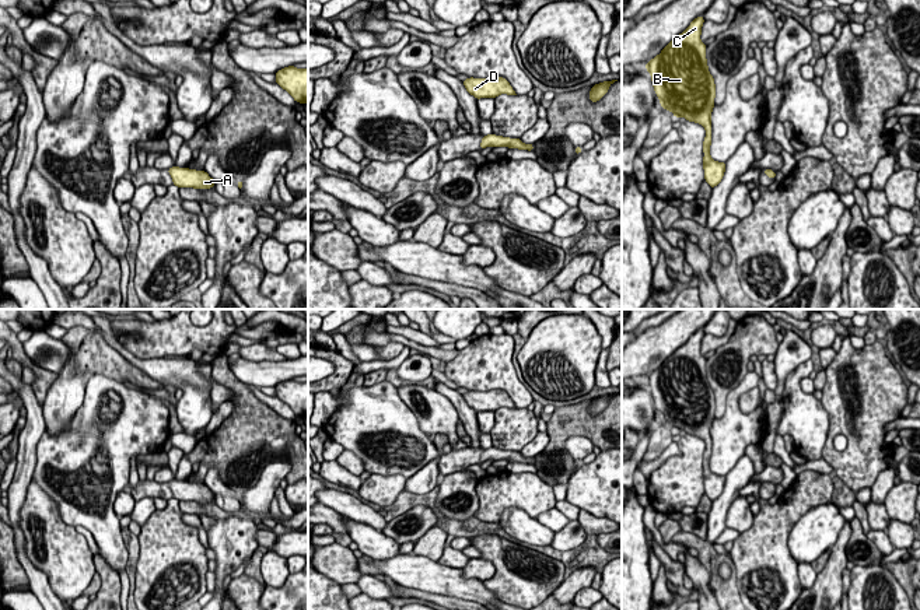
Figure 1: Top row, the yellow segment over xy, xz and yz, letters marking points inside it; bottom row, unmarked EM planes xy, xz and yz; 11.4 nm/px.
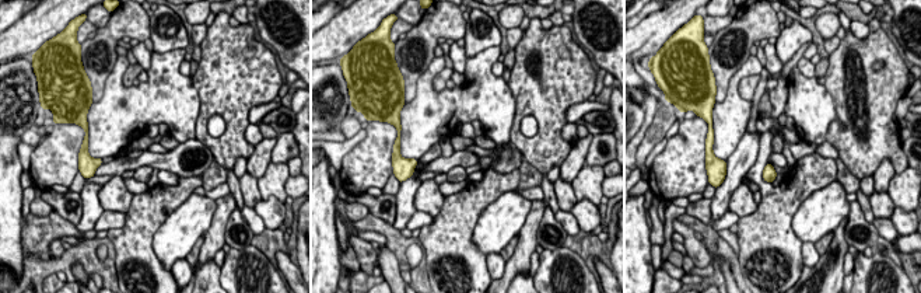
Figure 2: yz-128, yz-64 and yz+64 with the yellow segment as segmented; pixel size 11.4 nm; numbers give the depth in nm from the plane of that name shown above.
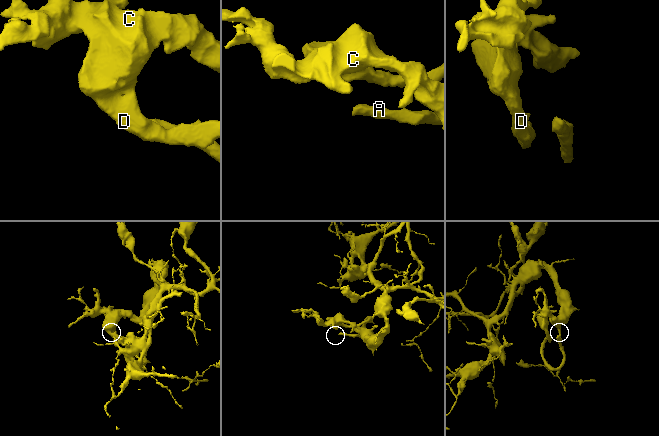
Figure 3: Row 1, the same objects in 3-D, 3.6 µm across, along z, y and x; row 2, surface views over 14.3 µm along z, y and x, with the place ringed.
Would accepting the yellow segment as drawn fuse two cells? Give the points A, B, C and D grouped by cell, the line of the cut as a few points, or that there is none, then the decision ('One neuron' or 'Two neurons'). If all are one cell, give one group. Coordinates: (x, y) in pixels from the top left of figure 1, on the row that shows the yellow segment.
Groups: A B C D. No split. One neuron

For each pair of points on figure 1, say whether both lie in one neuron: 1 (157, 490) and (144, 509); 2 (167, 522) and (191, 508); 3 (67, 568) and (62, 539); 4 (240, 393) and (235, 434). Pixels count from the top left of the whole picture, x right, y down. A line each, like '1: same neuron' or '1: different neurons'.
1: different neurons
2: different neurons
3: same neuron
4: same neuron

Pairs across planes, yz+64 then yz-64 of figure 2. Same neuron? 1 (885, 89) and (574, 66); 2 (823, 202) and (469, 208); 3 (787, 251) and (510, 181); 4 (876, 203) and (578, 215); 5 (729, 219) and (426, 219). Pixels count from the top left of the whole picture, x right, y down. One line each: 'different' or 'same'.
1: same
2: different
3: same
4: different
5: same

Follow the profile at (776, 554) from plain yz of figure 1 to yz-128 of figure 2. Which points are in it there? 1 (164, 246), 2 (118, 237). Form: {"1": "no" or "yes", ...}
{"1": "no", "2": "yes"}

